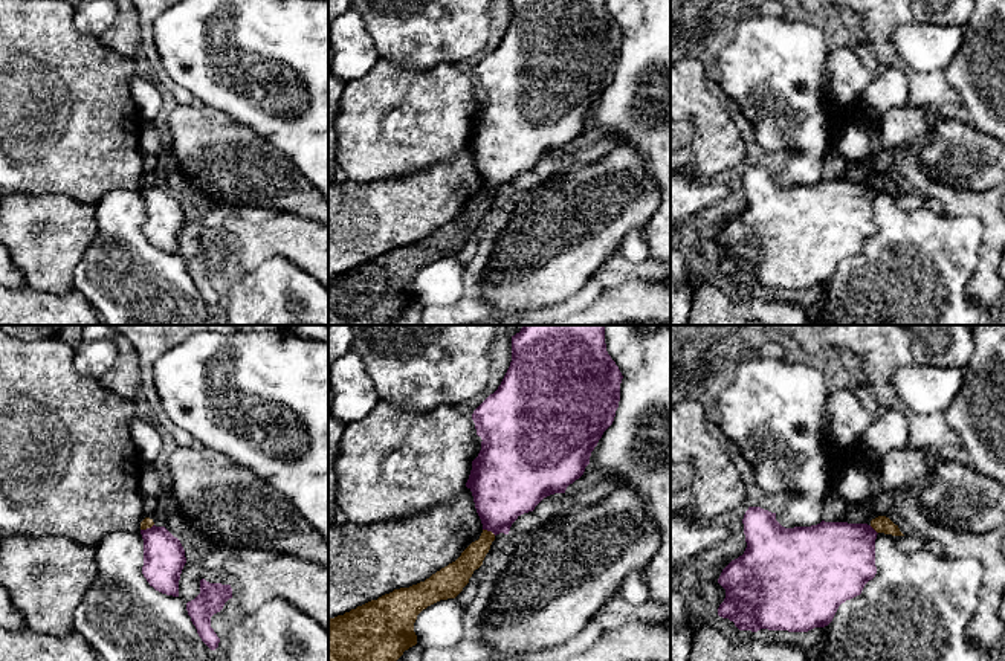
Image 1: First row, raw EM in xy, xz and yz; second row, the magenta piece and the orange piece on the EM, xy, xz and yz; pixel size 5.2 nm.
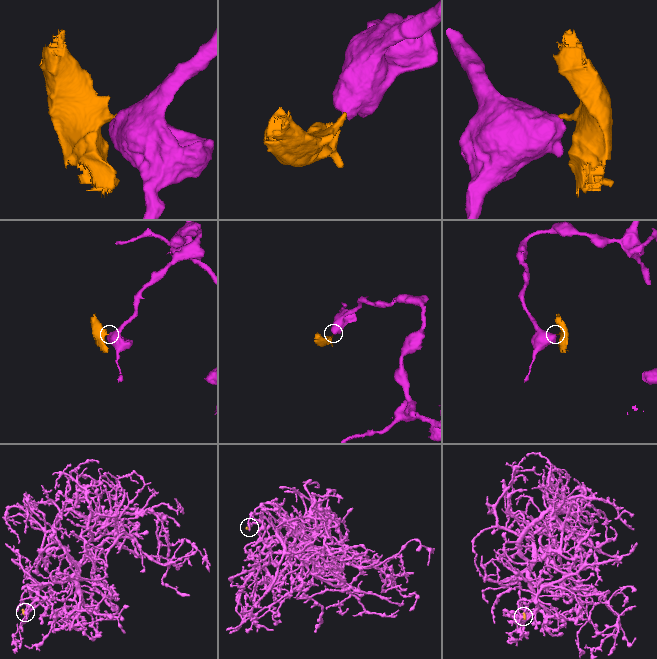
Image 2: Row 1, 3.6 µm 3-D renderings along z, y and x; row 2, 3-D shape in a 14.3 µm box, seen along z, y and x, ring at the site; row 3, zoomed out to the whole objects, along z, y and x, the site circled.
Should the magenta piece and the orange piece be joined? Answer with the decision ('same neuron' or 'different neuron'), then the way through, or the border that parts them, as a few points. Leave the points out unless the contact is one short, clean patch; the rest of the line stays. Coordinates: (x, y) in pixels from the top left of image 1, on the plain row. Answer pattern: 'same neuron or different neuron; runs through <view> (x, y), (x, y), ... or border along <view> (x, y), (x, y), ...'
different neuron; border along xz (483, 187), (495, 193)

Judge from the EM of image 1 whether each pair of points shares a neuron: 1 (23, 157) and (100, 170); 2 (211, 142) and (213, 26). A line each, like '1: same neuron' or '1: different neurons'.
1: same neuron
2: different neurons

